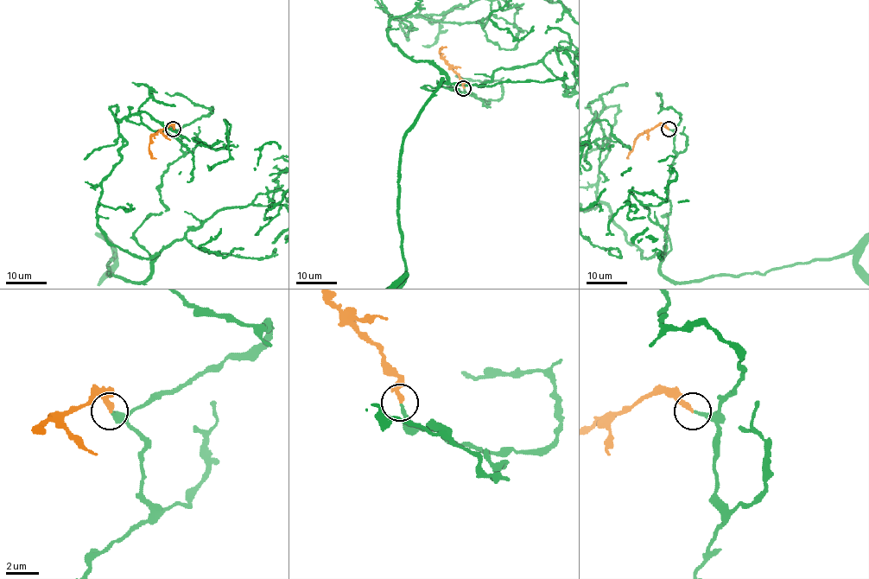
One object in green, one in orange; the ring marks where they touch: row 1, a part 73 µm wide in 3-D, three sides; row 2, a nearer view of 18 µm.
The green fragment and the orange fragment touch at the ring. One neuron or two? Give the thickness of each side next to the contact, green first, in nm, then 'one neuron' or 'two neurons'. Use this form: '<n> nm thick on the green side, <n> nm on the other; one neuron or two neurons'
180 nm thick on the green side, 280 nm on the other; one neuron

